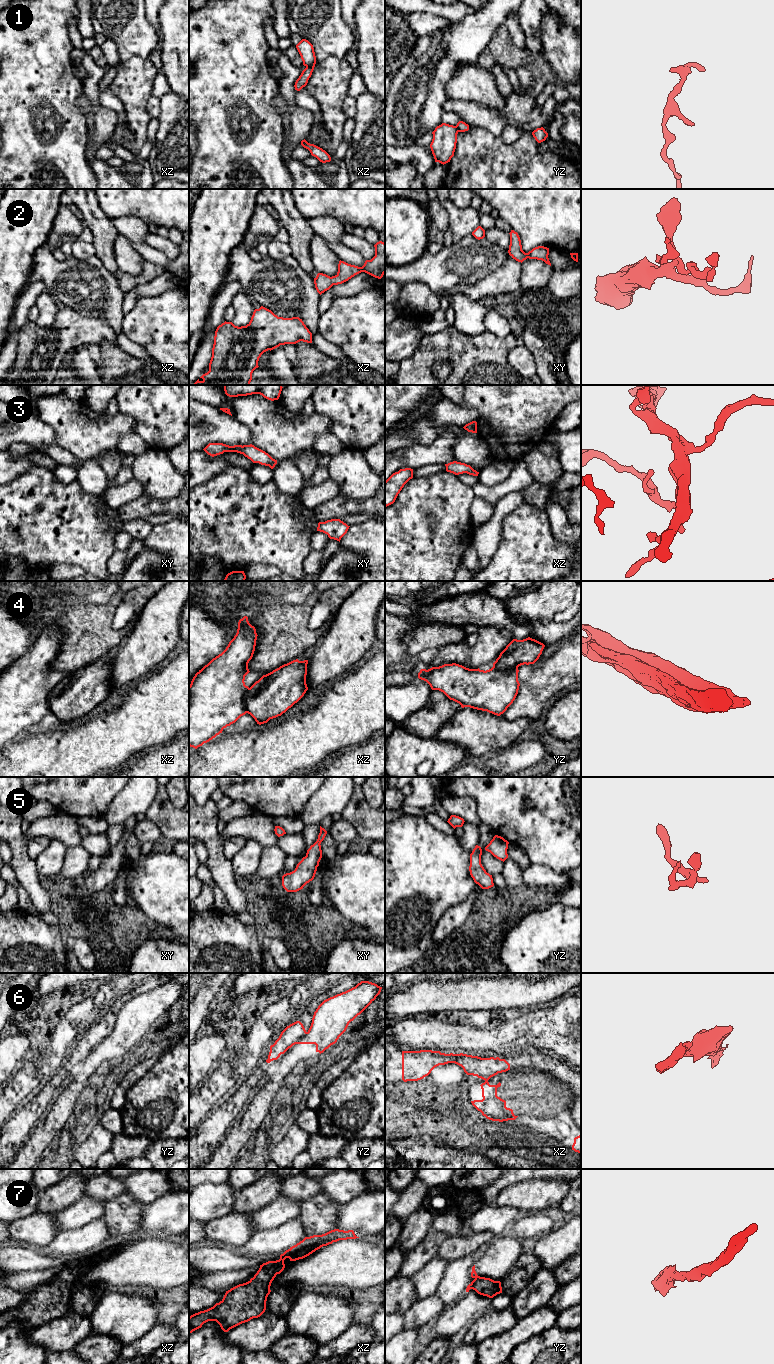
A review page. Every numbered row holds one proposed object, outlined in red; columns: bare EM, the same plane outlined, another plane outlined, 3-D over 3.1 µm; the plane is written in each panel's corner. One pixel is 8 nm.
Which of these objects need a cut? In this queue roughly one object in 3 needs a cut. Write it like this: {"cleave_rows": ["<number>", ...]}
{"cleave_rows": ["1", "4", "6"]}

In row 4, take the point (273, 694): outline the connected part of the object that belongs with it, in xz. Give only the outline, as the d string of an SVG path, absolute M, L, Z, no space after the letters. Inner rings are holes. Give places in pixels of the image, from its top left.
M293 660L263 675L249 688L245 708L257 724L281 716L304 696L307 664L308 660Z

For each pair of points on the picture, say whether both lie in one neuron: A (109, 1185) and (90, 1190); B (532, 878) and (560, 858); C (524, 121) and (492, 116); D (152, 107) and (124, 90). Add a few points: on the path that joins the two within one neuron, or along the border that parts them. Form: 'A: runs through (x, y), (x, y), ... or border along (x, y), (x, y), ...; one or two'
A: runs through (104, 1187), (95, 1188); one
B: border along (531, 863), (545, 865), (560, 873); two
C: runs through (516, 117), (500, 117); one
D: border along (152, 95), (146, 104), (146, 112), (151, 118); two

